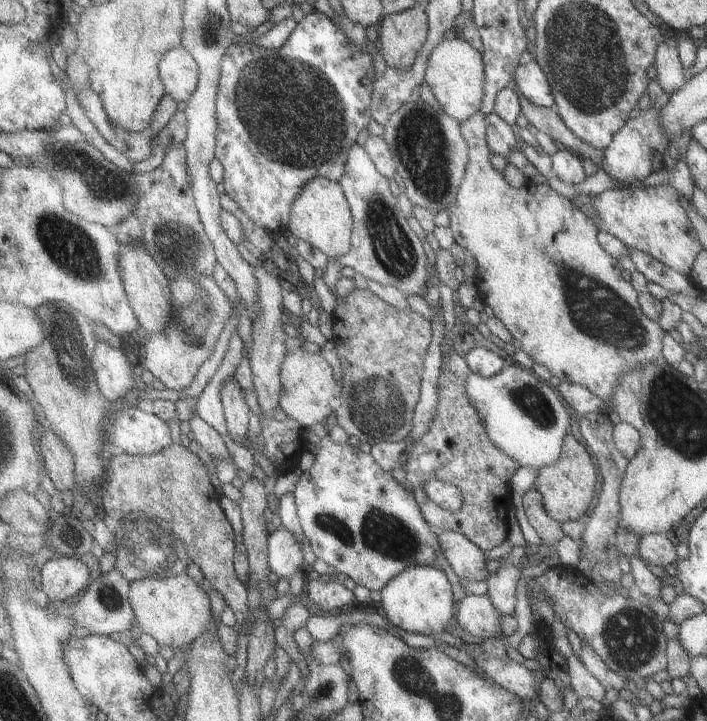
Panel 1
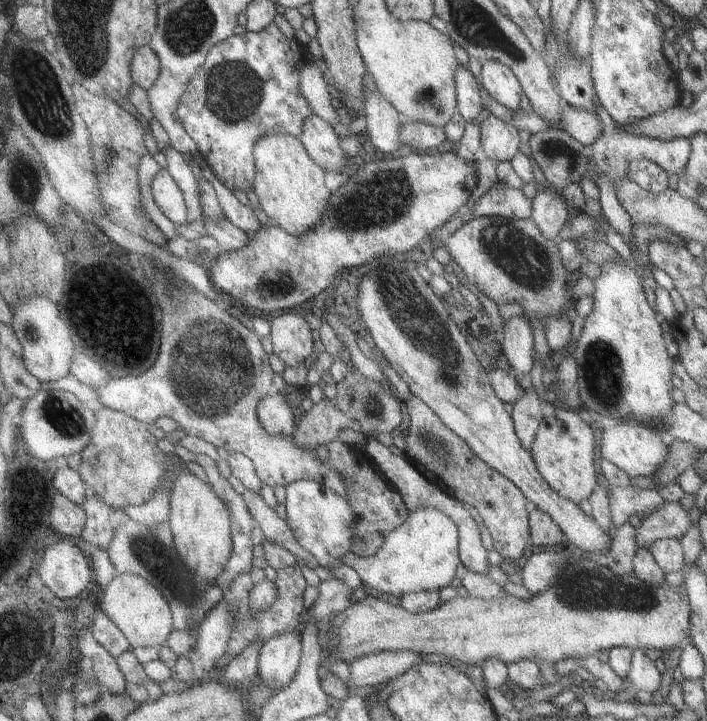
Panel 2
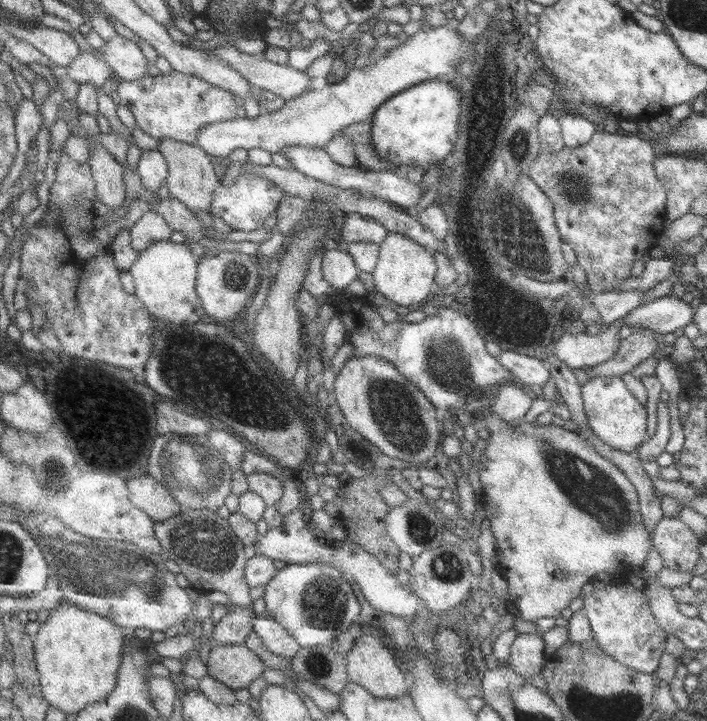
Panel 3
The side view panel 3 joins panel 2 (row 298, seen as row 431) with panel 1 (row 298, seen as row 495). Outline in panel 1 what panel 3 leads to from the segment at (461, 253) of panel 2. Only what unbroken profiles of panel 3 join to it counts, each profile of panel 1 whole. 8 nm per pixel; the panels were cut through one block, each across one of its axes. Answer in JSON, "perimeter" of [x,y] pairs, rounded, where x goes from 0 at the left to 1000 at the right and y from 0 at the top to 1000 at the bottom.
{"perimeter":[[[673,154],[666,164],[649,171],[649,180],[653,191],[662,205],[662,223],[658,241],[652,255],[648,258],[646,273],[642,275],[639,284],[632,290],[636,300],[639,323],[642,334],[651,343],[668,352],[672,359],[676,380],[675,402],[679,402],[679,411],[686,423],[699,431],[700,441],[704,441],[710,449],[721,459],[726,470],[736,474],[738,487],[741,487],[757,505],[771,508],[782,521],[792,528],[802,528],[832,538],[842,549],[853,553],[861,560],[866,541],[874,531],[874,521],[878,517],[894,515],[901,506],[929,501],[935,494],[936,469],[942,459],[936,458],[932,447],[918,444],[907,431],[901,419],[900,402],[880,384],[881,373],[874,359],[861,355],[844,336],[847,320],[844,315],[833,305],[819,287],[815,287],[809,277],[802,277],[793,270],[782,266],[774,255],[757,255],[750,252],[738,261],[724,261],[714,251],[711,241],[706,241],[692,225],[694,209],[692,208],[686,189],[686,160]]]}

